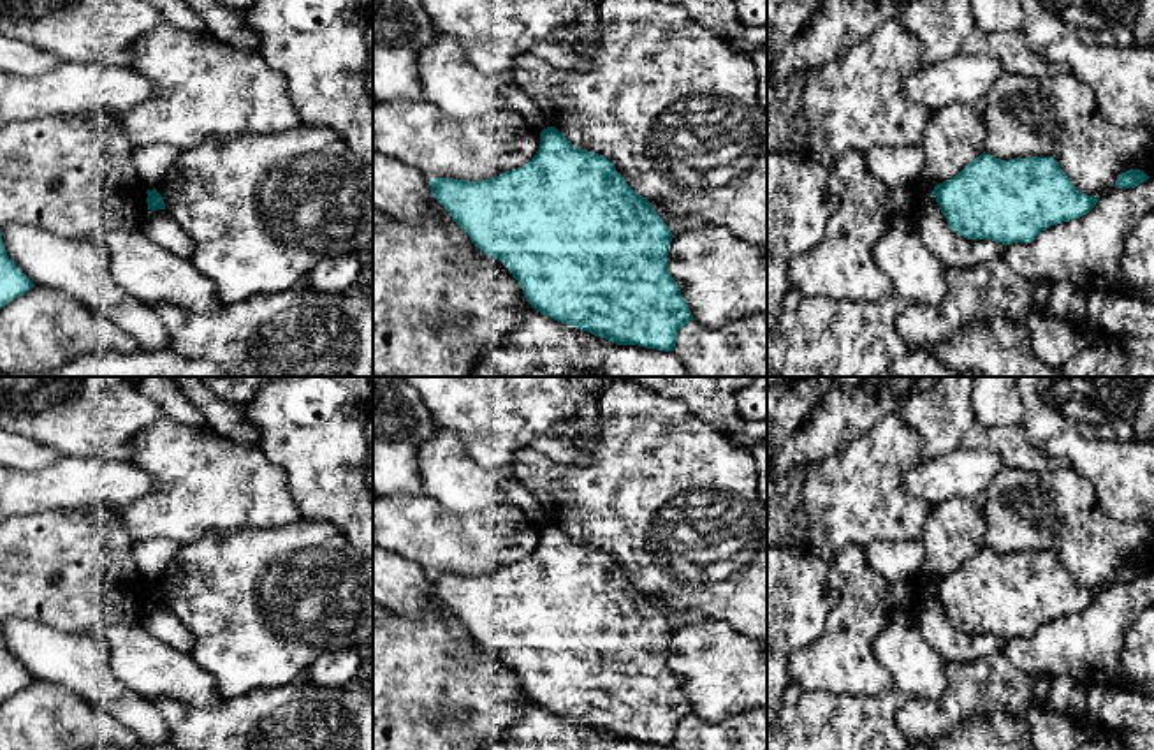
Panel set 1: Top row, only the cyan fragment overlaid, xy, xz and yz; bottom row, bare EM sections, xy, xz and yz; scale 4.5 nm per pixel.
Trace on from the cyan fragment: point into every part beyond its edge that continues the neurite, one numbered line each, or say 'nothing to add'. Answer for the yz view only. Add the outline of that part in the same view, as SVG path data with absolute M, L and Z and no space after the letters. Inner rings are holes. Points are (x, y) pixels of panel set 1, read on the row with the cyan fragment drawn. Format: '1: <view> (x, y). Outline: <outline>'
nothing to add

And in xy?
nothing to add

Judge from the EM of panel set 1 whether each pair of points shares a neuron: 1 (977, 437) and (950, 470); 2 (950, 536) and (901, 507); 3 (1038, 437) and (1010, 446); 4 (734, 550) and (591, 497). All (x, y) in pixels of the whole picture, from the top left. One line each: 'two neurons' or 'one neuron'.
1: two neurons
2: two neurons
3: two neurons
4: one neuron

